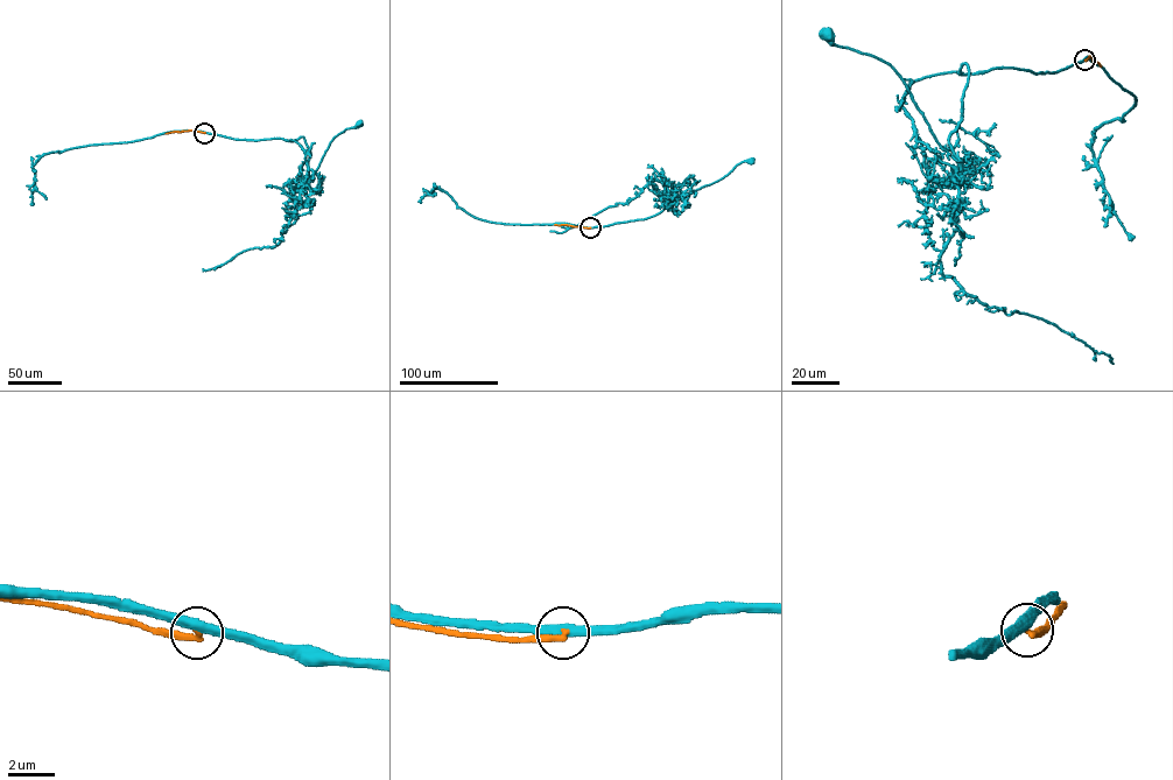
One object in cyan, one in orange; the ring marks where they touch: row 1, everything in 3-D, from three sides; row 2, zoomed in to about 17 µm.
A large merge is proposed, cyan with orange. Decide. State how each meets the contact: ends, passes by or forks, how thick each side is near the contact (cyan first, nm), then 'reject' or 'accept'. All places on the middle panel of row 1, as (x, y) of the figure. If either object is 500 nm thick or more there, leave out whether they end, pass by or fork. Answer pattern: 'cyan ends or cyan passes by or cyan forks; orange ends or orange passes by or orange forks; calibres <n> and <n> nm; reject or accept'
cyan passes by; orange ends; calibres 420 and 320 nm; reject

